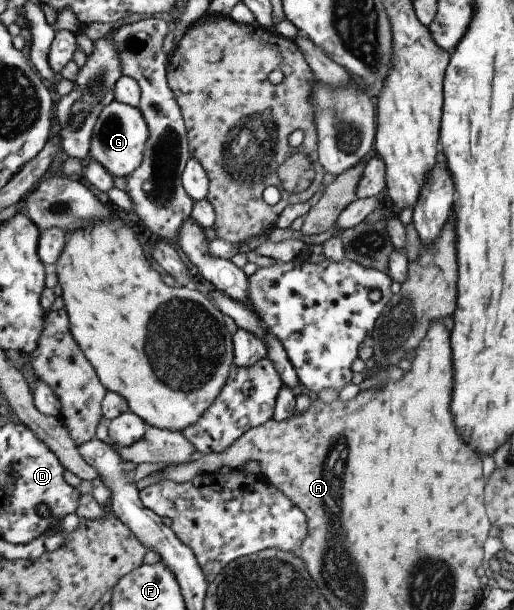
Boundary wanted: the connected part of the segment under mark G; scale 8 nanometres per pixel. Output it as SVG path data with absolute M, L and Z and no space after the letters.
M113 100L99 113L91 137L90 156L114 177L126 177L140 165L148 134L147 123L137 107Z

